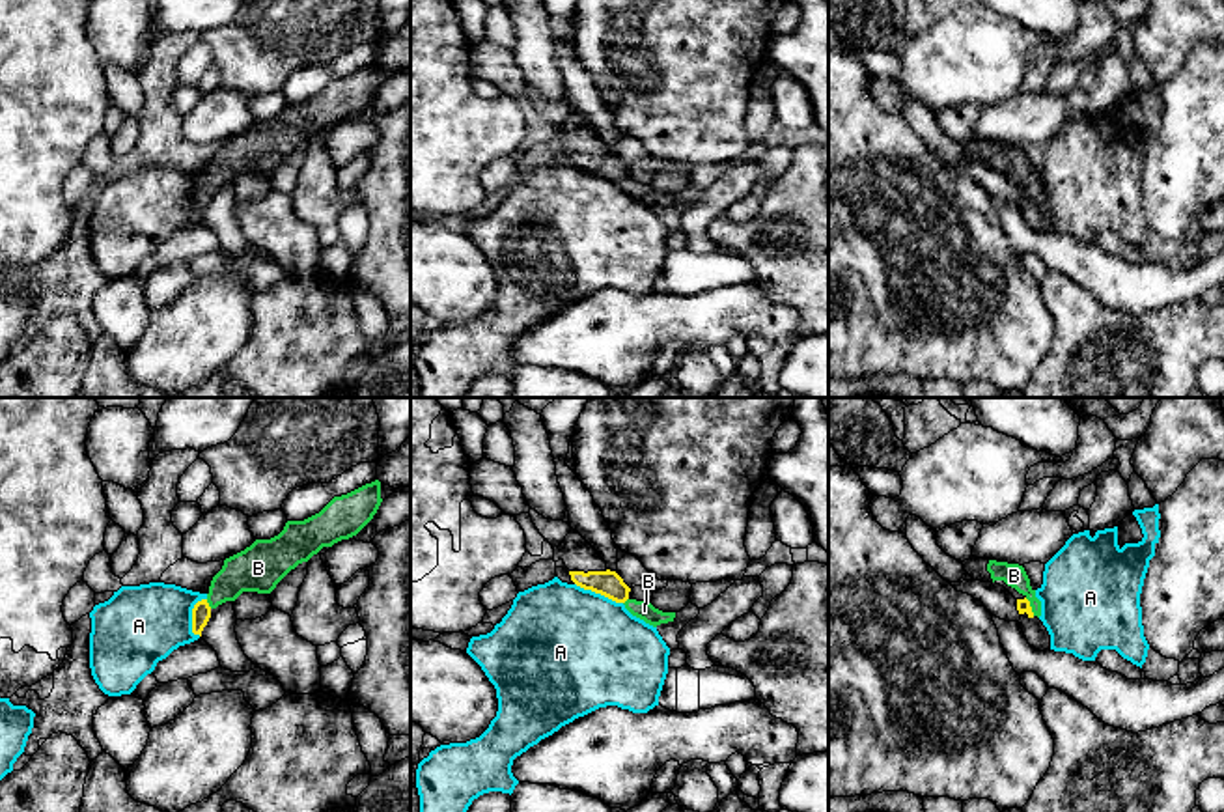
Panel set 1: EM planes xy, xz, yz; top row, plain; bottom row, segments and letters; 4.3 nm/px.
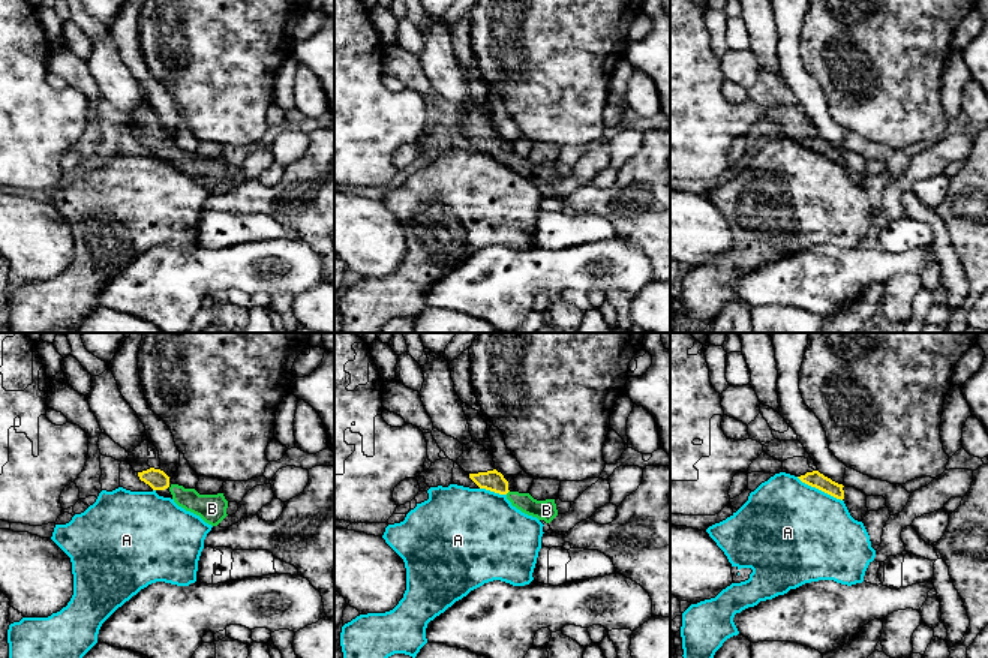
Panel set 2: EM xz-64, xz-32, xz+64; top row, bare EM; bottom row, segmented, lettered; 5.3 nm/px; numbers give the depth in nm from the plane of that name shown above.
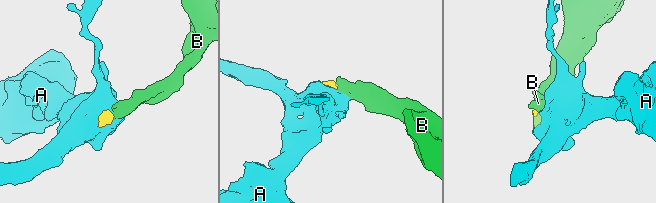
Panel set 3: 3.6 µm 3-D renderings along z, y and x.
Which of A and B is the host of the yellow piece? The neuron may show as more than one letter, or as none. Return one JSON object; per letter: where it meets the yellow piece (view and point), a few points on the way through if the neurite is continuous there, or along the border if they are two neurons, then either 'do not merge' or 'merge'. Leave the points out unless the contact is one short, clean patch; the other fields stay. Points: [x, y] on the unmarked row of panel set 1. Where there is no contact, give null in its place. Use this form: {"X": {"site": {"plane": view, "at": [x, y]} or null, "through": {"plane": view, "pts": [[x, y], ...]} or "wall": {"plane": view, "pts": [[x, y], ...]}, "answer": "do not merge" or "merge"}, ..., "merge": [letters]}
{"A": {"site": {"plane": "xz", "at": [599, 174]}, "wall": {"plane": "xz", "pts": [[575, 165], [622, 185]]}, "answer": "do not merge"}, "B": {"site": {"plane": "yz", "at": [1030, 189]}, "through": {"plane": "yz", "pts": [[1023, 187], [1030, 189], [1030, 176], [1014, 157]]}, "answer": "merge"}, "merge": ["B"]}

